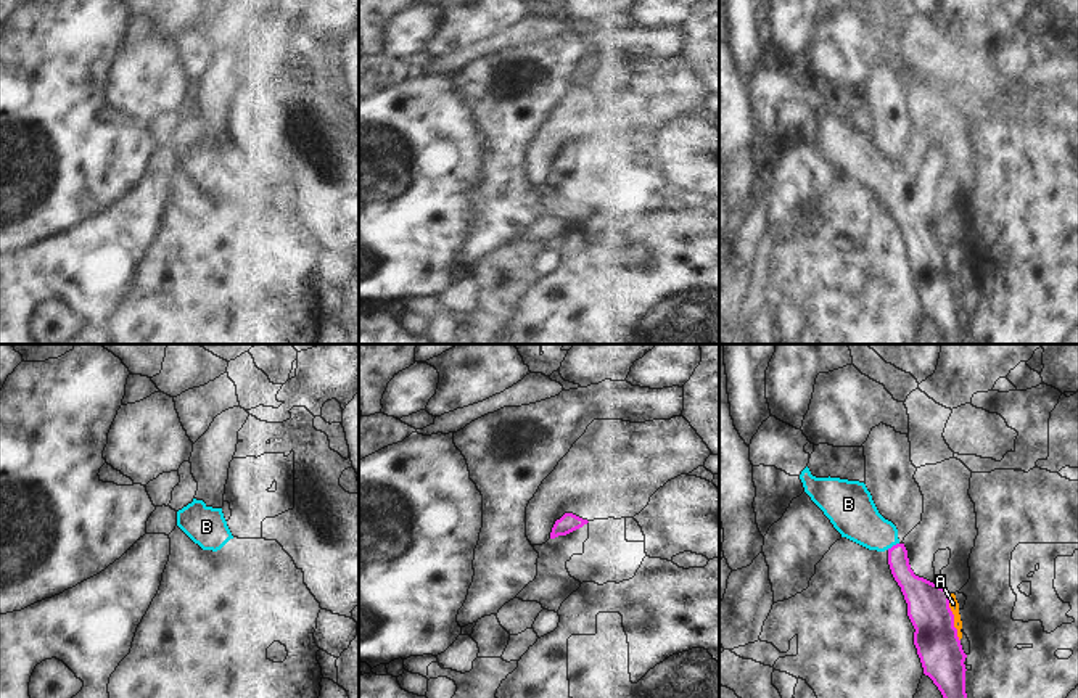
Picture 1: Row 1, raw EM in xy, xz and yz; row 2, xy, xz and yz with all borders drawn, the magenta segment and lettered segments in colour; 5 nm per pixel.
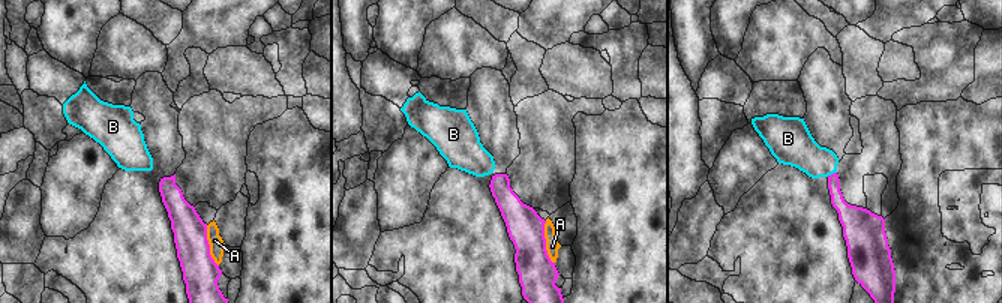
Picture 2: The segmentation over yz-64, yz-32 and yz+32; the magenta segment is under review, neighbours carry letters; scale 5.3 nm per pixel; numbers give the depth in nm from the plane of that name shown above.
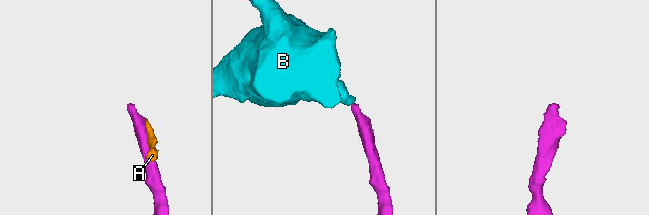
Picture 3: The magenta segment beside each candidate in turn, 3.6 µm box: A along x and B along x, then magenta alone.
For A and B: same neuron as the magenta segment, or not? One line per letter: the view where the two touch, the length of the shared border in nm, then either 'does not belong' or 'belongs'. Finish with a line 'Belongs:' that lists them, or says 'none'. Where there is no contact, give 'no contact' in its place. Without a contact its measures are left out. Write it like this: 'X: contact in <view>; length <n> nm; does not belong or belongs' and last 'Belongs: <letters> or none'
A: contact in yz; length 240 nm; does not belong
B: contact in yz; length 70 nm; belongs
Belongs: B

